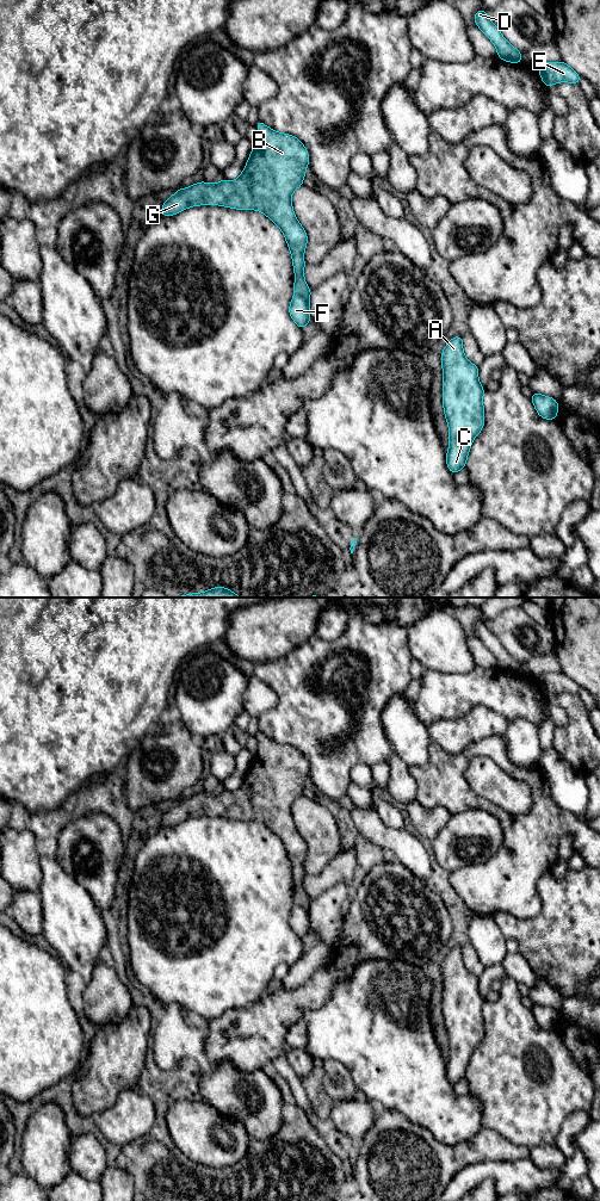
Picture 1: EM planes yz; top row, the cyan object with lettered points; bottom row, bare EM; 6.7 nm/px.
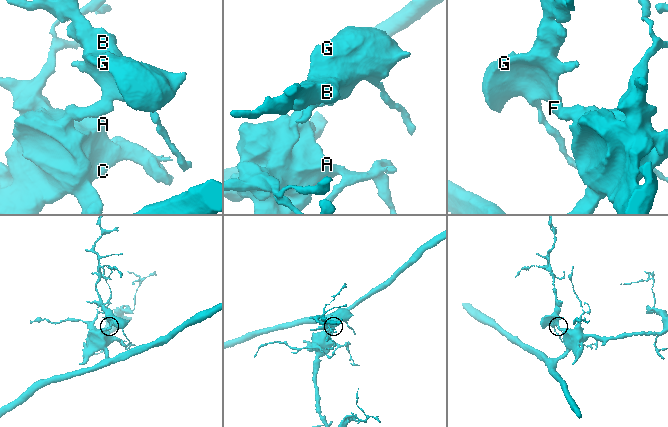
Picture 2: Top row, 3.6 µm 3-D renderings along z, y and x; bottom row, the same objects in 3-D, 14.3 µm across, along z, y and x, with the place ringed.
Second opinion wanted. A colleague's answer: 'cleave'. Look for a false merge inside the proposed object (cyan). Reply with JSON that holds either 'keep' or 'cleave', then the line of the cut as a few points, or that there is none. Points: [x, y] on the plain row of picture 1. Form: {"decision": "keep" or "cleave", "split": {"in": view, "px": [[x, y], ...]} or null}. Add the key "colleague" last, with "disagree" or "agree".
{"decision": "cleave", "split": {"in": "yz", "px": [[295, 904], [308, 909]]}, "colleague": "agree"}

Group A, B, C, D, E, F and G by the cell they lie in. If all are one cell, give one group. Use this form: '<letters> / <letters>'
A C D E F / B G

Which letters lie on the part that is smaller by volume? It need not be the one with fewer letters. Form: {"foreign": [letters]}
{"foreign": ["B", "G"]}

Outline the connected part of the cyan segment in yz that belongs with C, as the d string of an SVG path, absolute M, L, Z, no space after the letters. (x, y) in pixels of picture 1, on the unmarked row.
M452 948L441 962L443 977L443 1016L449 1035L450 1057L446 1065L446 1075L451 1084L465 1078L470 1057L484 1036L484 1017L482 998L478 990L478 978L470 973L463 961L463 948Z

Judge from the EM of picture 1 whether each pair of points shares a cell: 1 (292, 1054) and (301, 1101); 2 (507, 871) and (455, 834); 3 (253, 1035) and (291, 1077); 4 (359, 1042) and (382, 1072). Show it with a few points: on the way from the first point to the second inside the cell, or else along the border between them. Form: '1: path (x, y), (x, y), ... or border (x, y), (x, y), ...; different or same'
1: border (283, 1051), (290, 1068), (300, 1078); different
2: border (503, 834), (501, 846), (487, 860), (463, 868); different
3: border (283, 1050), (272, 1060); different
4: path (366, 1050), (382, 1065); same

